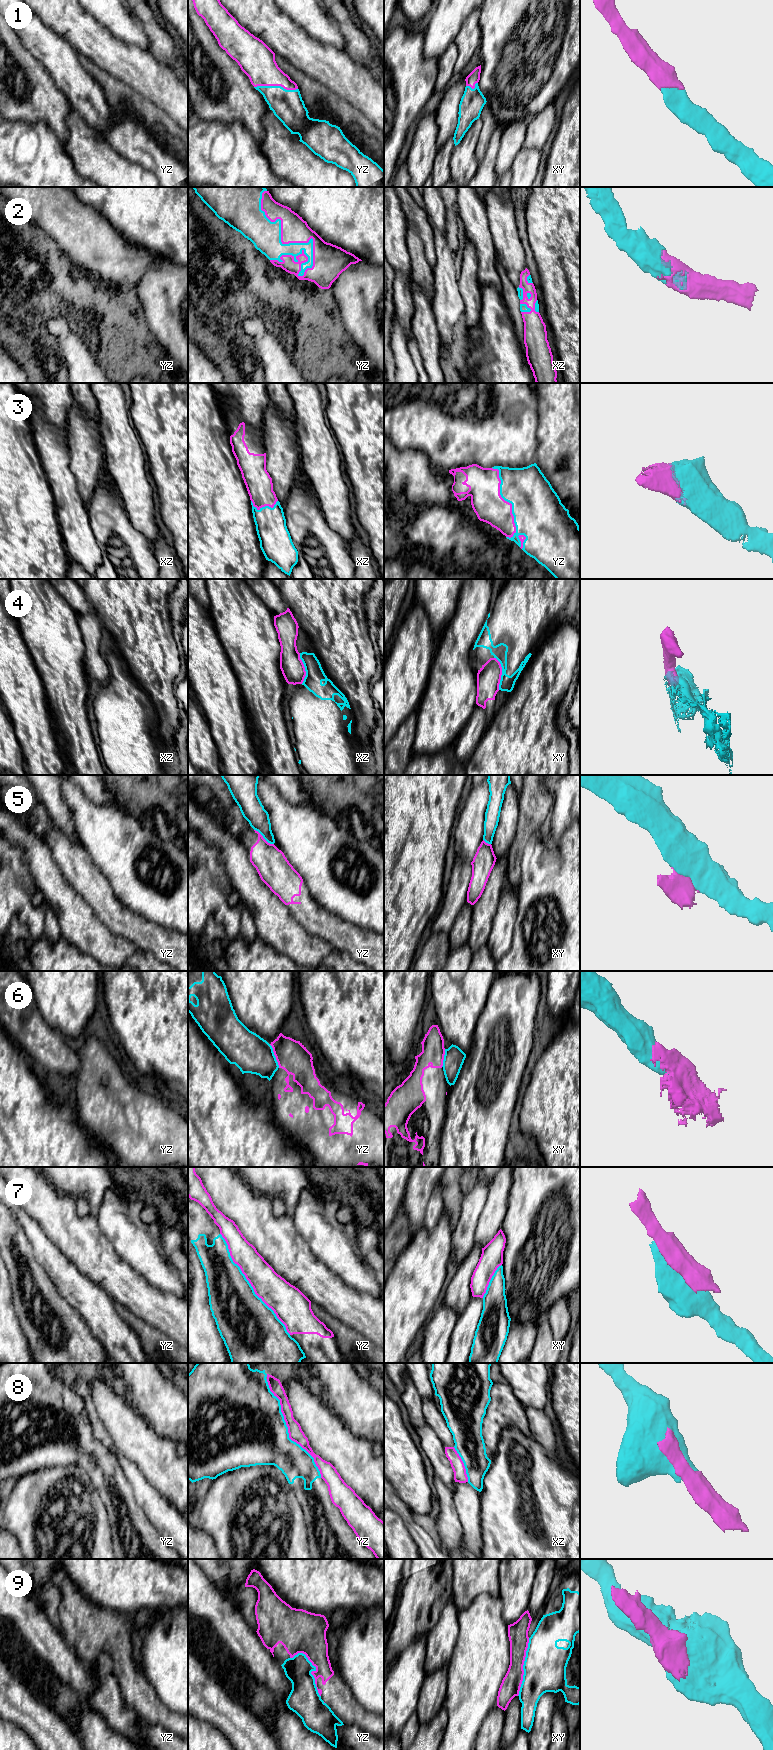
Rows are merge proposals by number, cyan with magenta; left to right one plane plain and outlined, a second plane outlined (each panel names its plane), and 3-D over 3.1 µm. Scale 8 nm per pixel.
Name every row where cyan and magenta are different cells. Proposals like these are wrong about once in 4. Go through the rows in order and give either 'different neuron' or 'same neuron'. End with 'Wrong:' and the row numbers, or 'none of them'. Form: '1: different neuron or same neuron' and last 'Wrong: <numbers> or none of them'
1: same neuron
2: same neuron
3: same neuron
4: different neuron
5: different neuron
6: different neuron
7: different neuron
8: different neuron
9: different neuron
Wrong: 4, 5, 6, 7, 8, 9

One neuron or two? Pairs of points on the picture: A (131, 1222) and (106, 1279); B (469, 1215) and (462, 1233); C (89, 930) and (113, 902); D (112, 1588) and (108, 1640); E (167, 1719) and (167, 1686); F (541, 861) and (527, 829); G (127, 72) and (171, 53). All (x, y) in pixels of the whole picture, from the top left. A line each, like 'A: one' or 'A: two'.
A: two
B: one
C: two
D: two
E: two
F: two
G: two

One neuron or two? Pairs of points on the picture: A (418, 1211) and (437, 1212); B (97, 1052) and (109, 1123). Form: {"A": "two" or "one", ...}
{"A": "two", "B": "one"}

